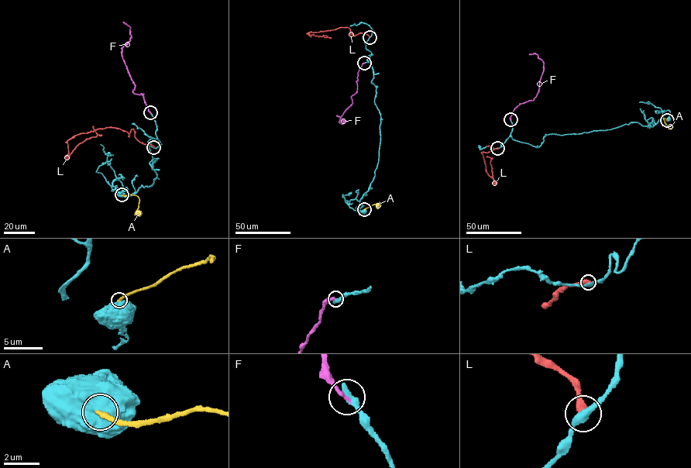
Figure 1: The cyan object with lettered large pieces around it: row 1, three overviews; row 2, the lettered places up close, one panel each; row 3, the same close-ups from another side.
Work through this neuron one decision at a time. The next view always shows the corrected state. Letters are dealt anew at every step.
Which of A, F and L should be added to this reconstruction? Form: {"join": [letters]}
{"join": []}

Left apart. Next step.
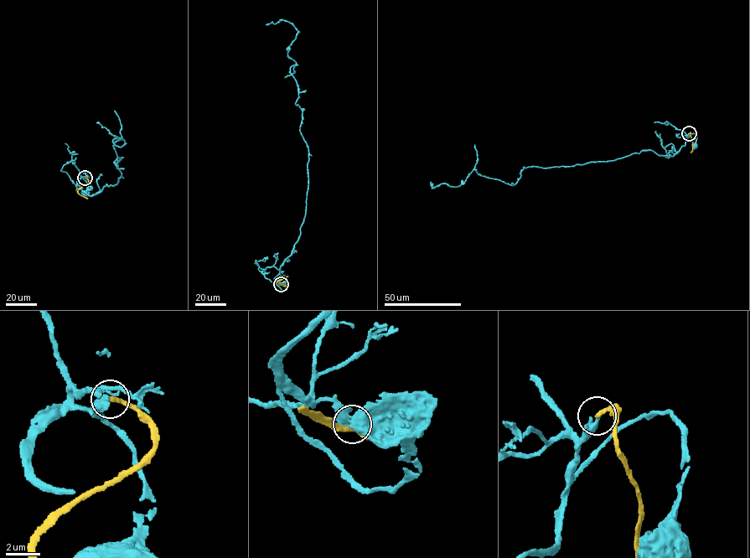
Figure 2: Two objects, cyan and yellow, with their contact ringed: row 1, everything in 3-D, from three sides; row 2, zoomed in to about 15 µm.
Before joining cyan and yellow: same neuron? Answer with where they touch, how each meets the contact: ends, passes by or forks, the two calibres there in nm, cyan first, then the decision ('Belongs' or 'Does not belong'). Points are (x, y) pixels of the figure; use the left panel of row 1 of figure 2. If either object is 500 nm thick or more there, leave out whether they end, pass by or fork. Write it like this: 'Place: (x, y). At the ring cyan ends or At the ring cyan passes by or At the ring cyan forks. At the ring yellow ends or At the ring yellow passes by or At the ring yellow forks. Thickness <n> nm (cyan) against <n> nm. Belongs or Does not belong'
Place: (85, 178). At the ring cyan ends. At the ring yellow ends. Thickness 400 nm (cyan) against 240 nm. Does not belong

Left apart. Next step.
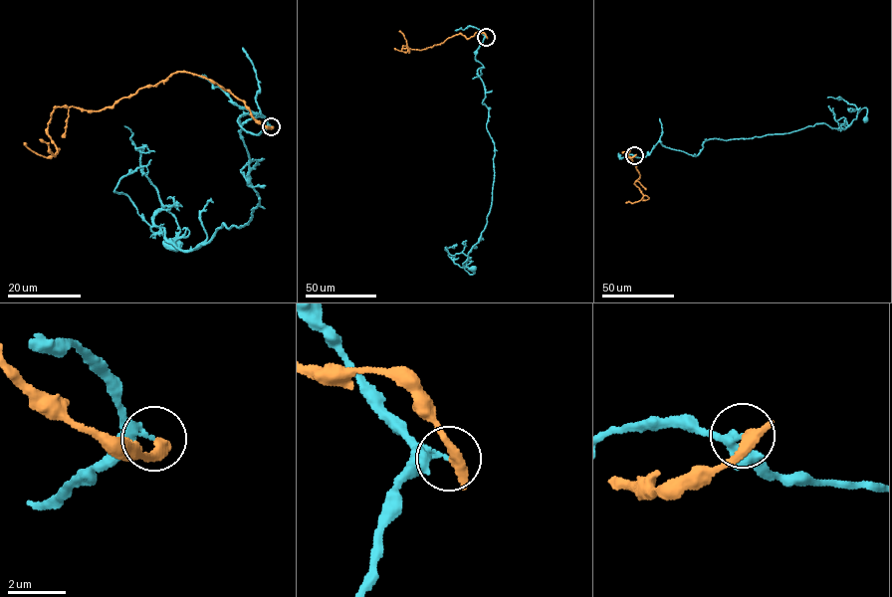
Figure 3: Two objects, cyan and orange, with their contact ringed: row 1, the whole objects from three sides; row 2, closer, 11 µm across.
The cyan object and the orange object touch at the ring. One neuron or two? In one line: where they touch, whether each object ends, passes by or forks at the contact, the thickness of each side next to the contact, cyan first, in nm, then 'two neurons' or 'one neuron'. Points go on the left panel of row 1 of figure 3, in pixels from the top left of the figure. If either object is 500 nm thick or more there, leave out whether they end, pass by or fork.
place (271, 126); cyan ends; orange ends; calibres 200 and 440 nm; two neurons

